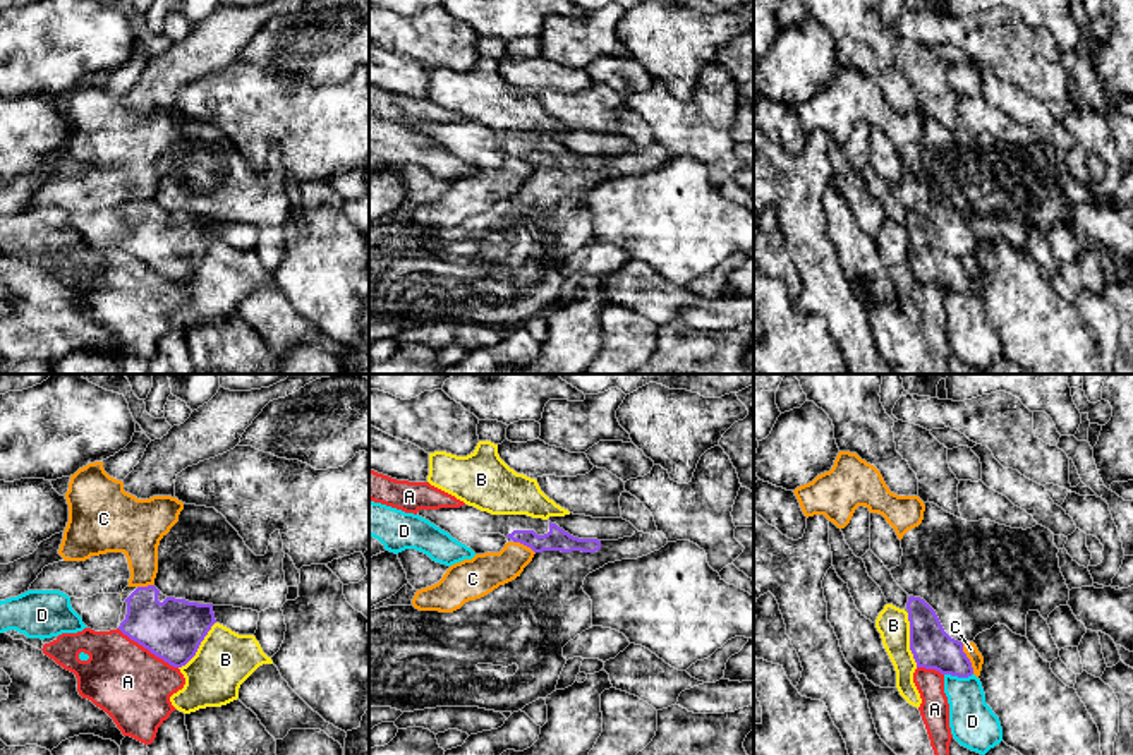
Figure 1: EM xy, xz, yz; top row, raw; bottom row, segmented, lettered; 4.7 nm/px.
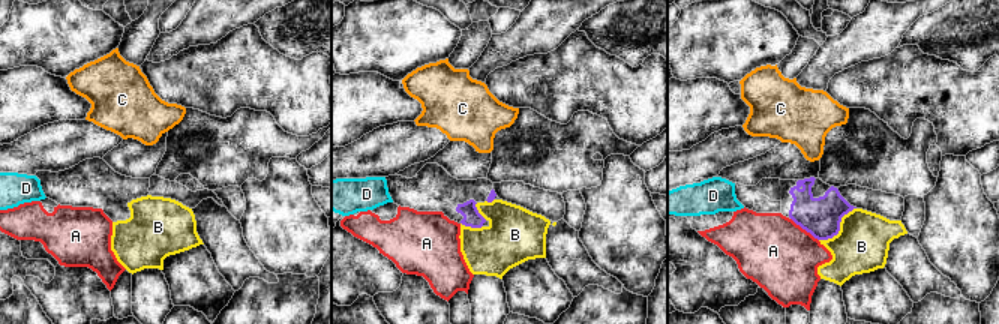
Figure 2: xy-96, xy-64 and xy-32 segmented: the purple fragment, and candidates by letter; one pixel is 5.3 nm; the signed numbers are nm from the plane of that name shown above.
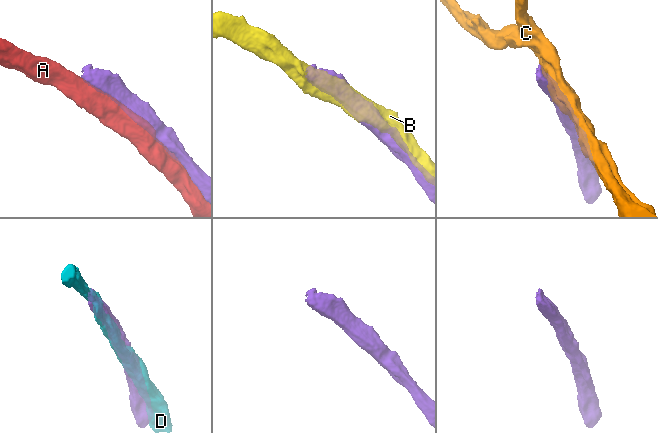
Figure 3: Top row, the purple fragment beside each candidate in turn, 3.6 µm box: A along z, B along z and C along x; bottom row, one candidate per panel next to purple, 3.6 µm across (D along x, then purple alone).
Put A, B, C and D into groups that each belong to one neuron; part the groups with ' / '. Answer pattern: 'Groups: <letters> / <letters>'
Groups: A / B / C / D

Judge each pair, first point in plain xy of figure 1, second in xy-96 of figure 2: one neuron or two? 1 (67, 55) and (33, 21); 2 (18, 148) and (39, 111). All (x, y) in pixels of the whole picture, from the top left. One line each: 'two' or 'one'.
1: one
2: one

